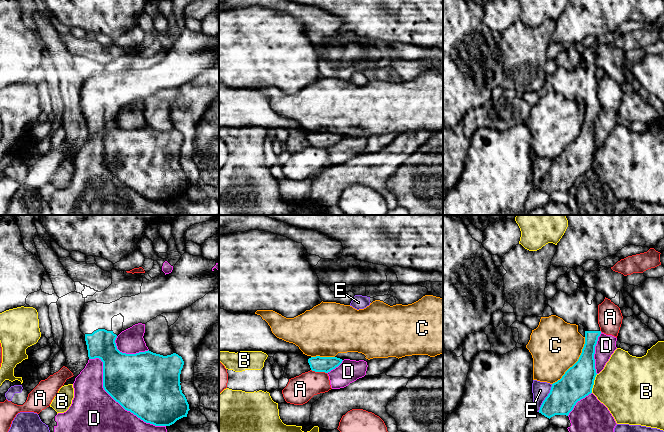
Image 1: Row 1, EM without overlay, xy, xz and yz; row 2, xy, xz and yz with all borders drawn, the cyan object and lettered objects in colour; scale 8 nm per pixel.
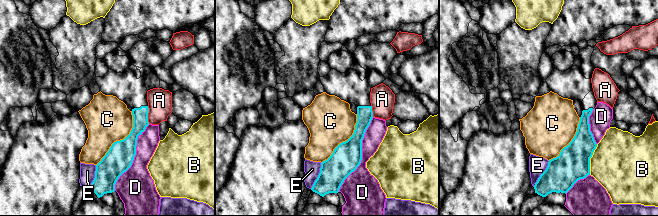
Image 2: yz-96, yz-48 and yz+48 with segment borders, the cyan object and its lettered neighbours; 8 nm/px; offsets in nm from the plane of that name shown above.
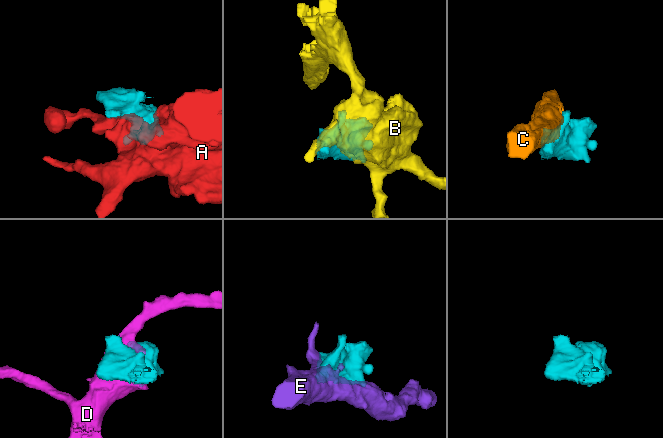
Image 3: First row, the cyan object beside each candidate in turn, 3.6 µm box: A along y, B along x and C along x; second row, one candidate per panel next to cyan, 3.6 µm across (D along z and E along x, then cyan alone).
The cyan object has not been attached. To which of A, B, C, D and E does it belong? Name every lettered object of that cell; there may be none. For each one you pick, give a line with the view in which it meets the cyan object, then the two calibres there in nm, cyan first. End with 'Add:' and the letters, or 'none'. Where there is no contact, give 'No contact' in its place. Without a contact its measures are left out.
Add: none

